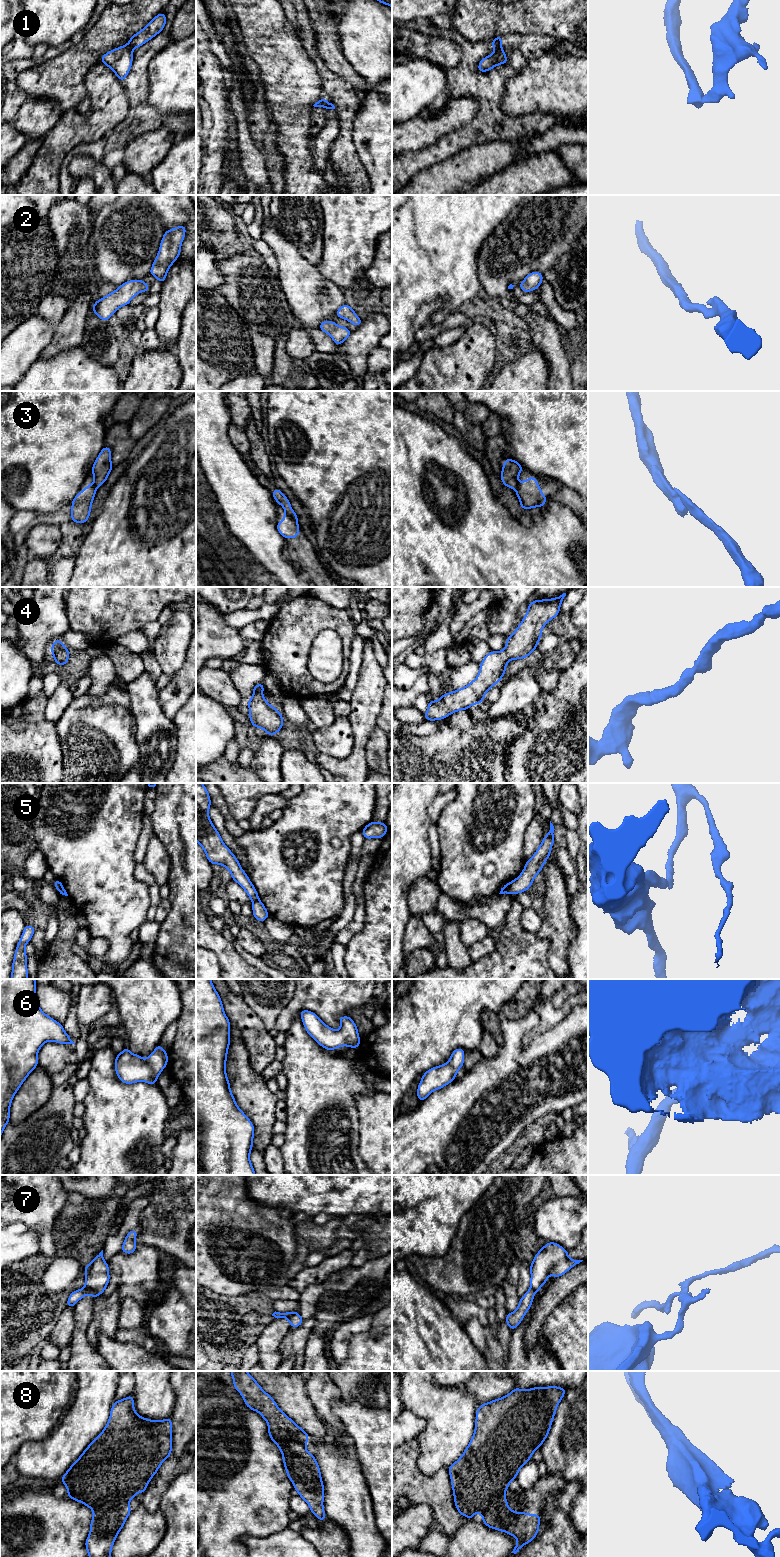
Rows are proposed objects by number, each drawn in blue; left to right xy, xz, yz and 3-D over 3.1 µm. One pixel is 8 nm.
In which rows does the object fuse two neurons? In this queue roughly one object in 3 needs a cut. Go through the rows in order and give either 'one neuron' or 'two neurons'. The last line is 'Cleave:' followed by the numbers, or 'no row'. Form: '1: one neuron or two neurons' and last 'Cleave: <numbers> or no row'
1: two neurons
2: one neuron
3: two neurons
4: one neuron
5: two neurons
6: one neuron
7: two neurons
8: two neurons
Cleave: 1, 3, 5, 7, 8

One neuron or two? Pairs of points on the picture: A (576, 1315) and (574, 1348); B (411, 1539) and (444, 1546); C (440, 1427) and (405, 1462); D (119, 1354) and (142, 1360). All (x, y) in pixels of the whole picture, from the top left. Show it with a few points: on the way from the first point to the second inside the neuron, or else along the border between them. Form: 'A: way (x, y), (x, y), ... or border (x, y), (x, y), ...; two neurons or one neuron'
A: way (576, 1323), (576, 1340); one neuron
B: border (434, 1527), (417, 1546); two neurons
C: border (416, 1437), (419, 1443), (417, 1468), (420, 1471); two neurons
D: way (125, 1359), (136, 1360); one neuron

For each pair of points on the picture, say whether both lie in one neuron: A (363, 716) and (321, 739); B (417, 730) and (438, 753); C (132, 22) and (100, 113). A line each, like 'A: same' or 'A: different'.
A: different
B: different
C: different

